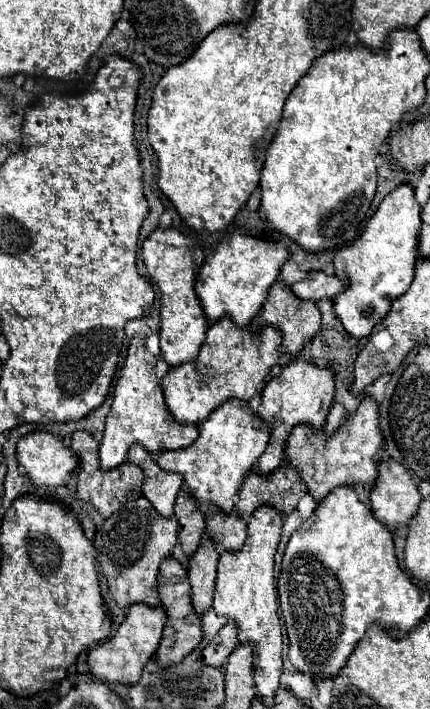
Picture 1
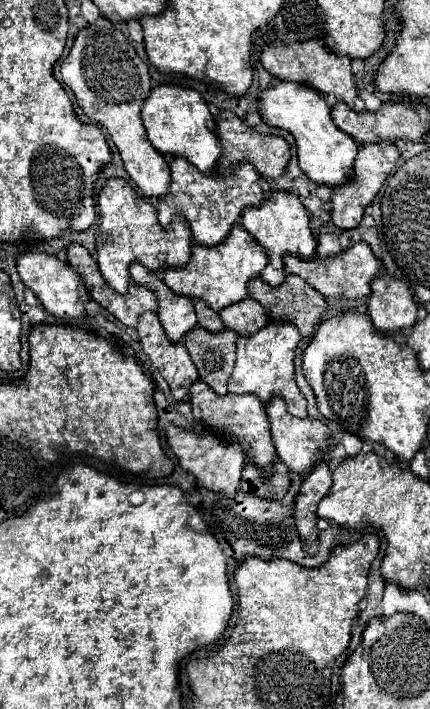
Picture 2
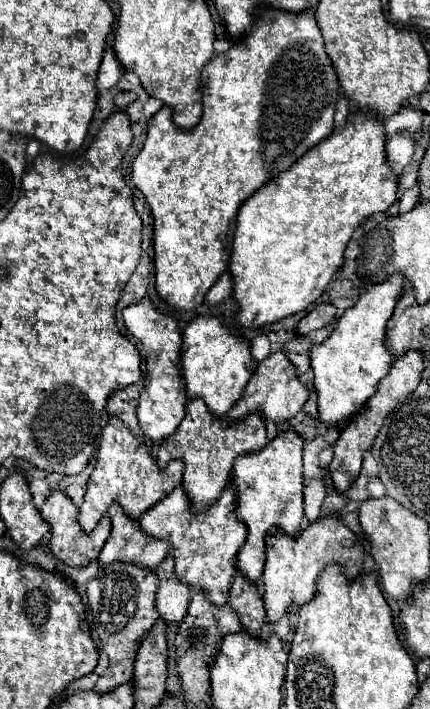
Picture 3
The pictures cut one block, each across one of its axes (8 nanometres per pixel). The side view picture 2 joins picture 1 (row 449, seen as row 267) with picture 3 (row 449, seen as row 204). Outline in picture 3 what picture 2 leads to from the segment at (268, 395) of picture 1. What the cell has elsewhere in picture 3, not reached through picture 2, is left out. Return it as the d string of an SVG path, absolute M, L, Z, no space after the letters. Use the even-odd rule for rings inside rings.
M296 430L278 432L274 440L270 440L264 450L256 454L242 454L234 462L232 482L238 488L238 518L248 528L248 540L238 552L236 566L238 570L252 582L262 576L264 566L264 536L272 526L282 528L286 534L296 536L302 528L304 520L304 478L302 478L302 446L304 440Z

